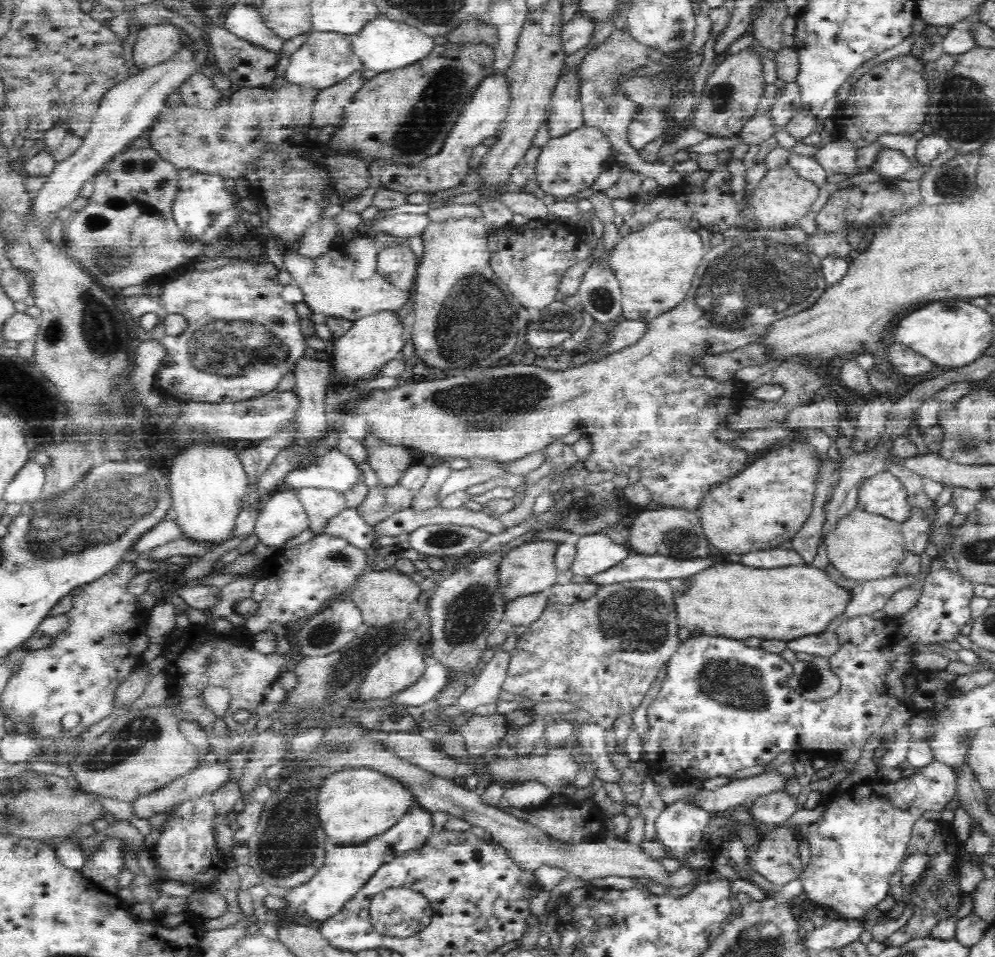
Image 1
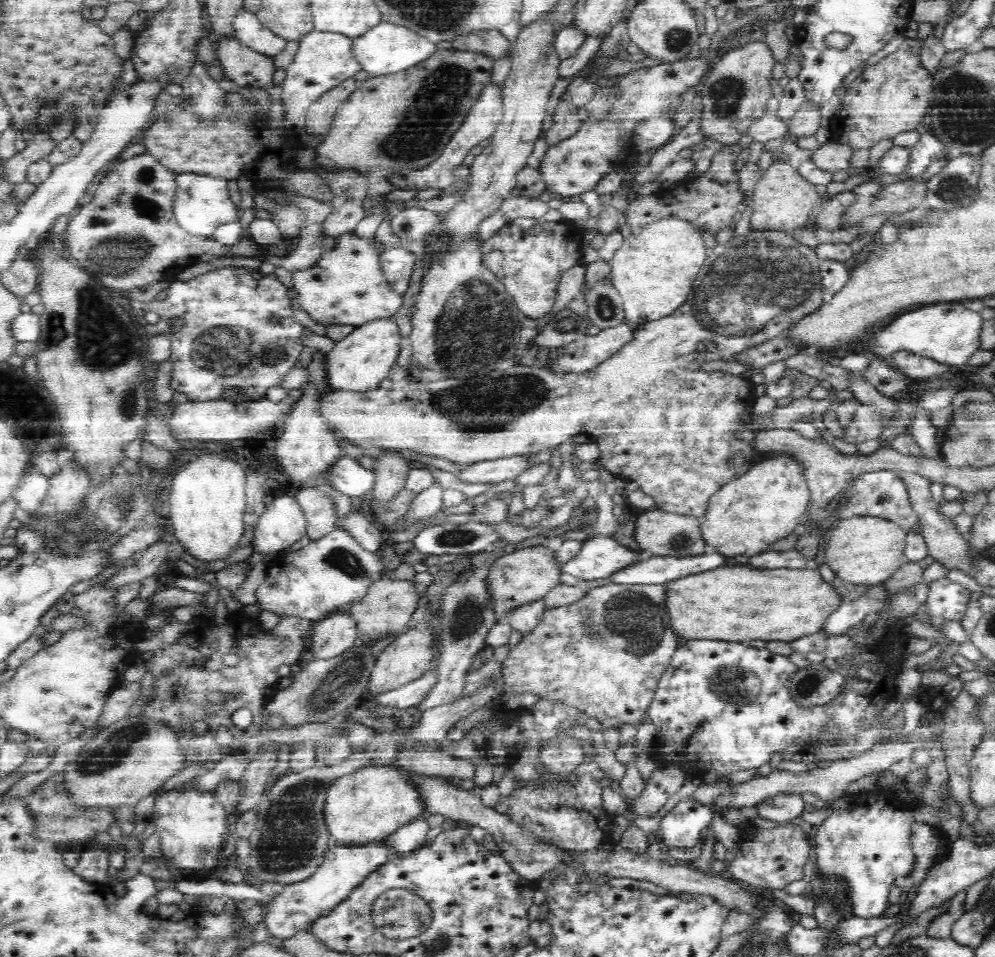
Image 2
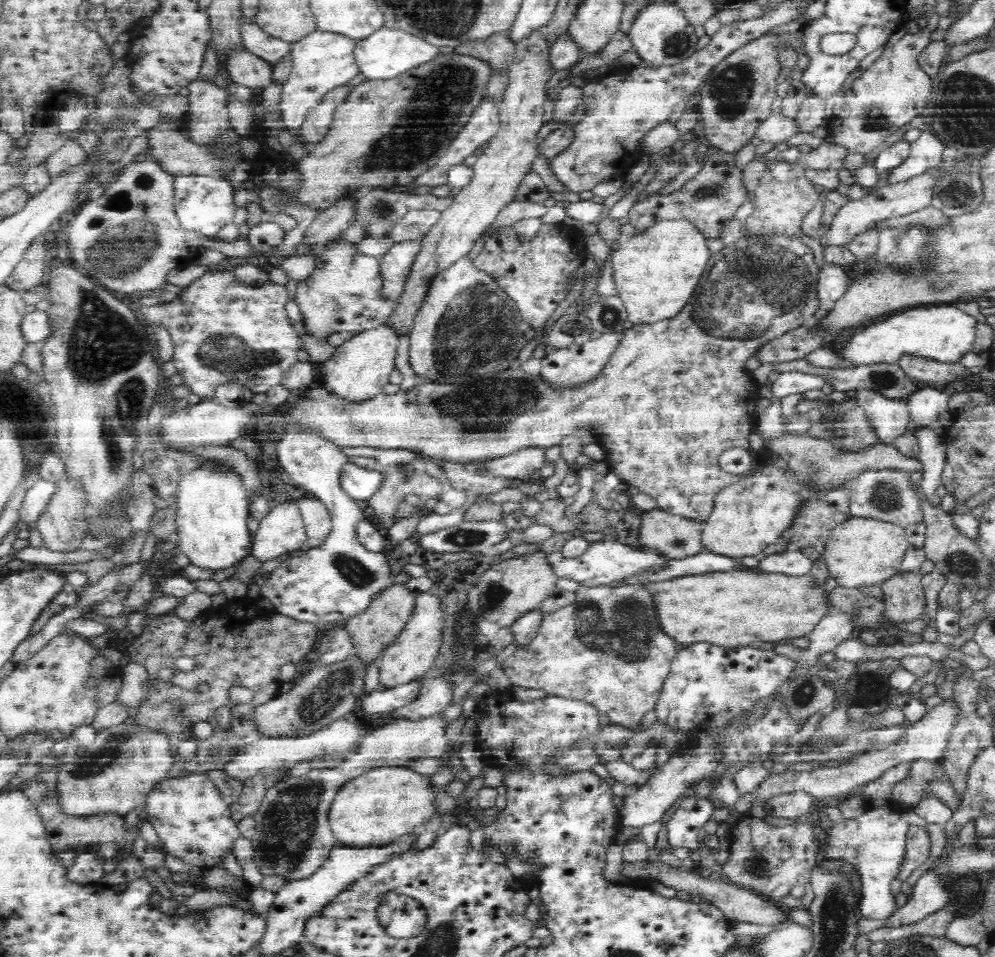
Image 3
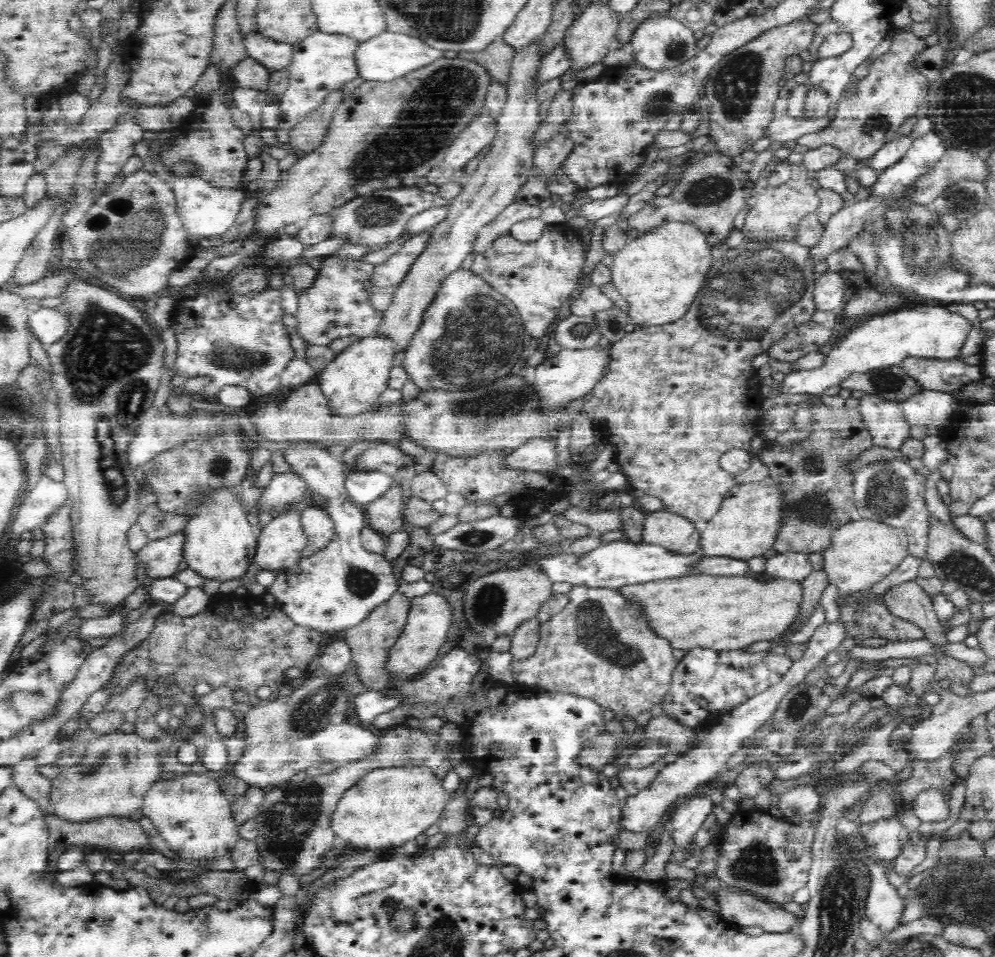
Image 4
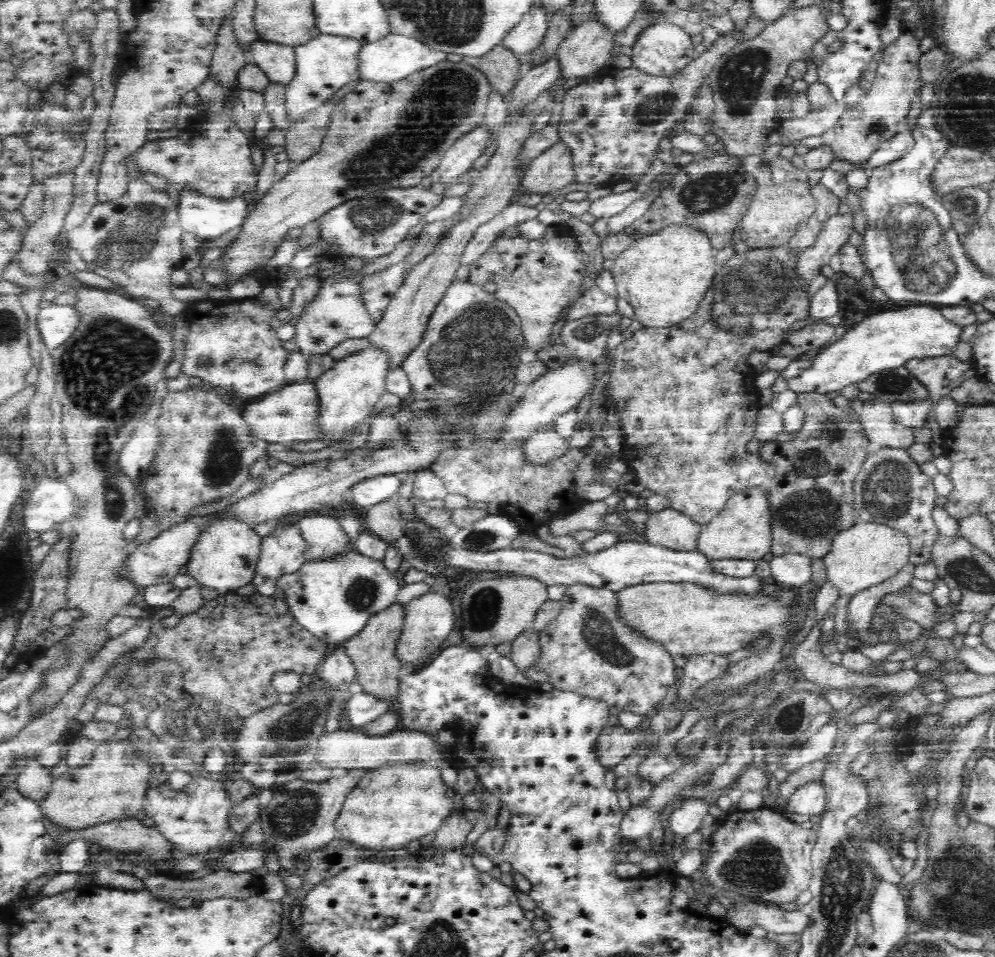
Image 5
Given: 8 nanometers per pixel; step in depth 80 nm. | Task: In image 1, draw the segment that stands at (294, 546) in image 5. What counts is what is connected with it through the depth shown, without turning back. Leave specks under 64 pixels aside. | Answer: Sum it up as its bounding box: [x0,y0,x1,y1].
[255,488,310,547]

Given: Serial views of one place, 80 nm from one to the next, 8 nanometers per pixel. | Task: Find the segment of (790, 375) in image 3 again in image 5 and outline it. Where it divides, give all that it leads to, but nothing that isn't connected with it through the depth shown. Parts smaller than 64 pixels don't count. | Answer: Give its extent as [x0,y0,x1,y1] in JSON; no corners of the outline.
[787,306,966,394]

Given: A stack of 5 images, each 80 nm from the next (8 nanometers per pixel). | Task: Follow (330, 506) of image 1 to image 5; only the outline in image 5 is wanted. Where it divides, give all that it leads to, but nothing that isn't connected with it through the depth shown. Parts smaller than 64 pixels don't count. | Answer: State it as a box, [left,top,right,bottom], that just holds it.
[299,512,345,561]

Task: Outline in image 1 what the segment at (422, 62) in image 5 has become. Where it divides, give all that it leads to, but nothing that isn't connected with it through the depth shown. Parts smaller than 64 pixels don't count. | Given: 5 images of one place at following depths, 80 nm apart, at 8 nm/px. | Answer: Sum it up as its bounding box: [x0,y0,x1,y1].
[352,13,434,73]

